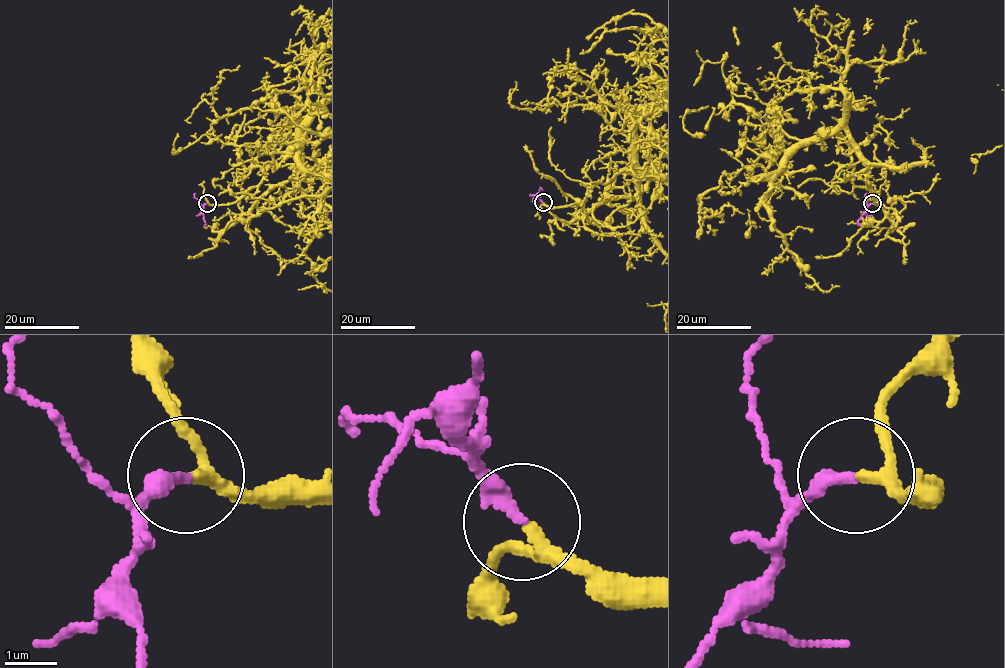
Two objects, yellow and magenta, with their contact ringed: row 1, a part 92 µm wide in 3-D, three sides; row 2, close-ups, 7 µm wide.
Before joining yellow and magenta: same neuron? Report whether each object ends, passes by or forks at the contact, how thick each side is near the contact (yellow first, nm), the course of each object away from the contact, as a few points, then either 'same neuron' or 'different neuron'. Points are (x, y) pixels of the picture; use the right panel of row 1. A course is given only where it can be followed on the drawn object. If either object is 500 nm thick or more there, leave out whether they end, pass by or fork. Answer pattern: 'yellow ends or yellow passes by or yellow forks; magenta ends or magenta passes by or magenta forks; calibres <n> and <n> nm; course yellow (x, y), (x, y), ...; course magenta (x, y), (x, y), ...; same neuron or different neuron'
yellow passes by; magenta ends; calibres 200 and 300 nm; course magenta (873, 204), (858, 222), (859, 225); same neuron

